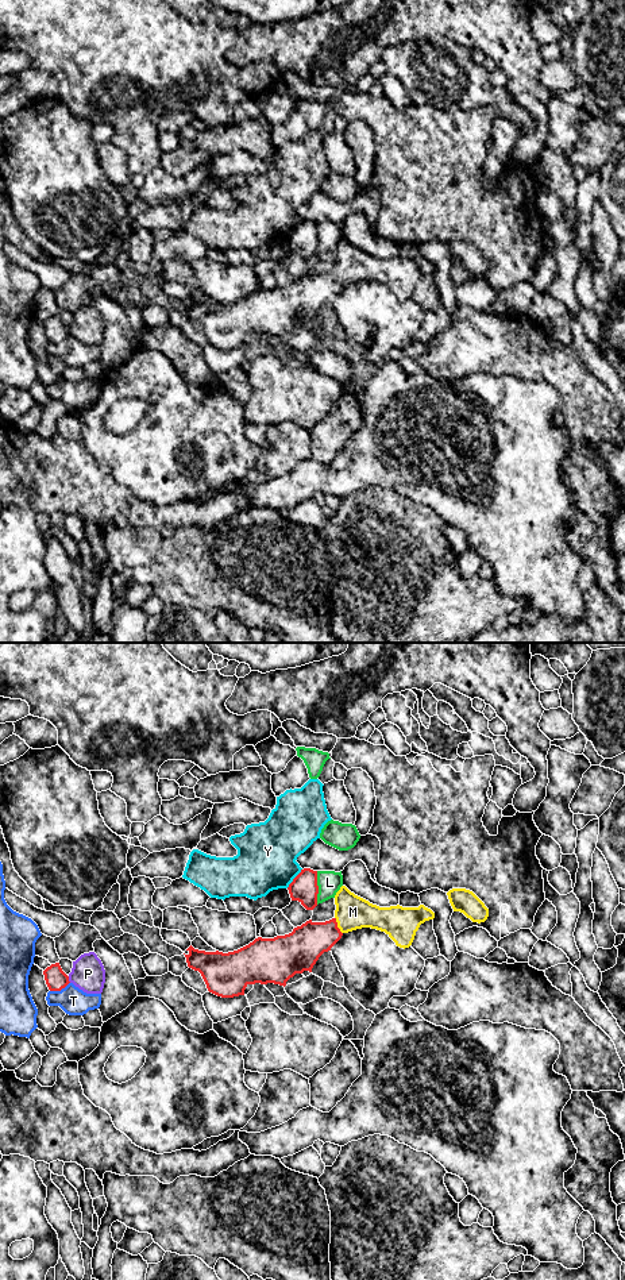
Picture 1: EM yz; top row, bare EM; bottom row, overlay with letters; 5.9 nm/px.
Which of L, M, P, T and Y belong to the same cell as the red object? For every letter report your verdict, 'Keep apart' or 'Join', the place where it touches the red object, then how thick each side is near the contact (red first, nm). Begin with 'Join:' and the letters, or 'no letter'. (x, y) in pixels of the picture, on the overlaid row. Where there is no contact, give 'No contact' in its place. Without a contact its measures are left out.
Join: M
L: Keep apart. Touches red at yz (317, 887). Thickness 160 nm (red) against 140 nm
M: Join. Touches red at yz (336, 925). Thickness 240 nm (red) against 200 nm
P: Keep apart. Touches red at yz (68, 979). Thickness 130 nm (red) against 200 nm
T: Keep apart. Touches red at yz (60, 990). Thickness 130 nm (red) against 160 nm
Y: Keep apart. Touches red at yz (294, 878). Thickness 160 nm (red) against 360 nm

